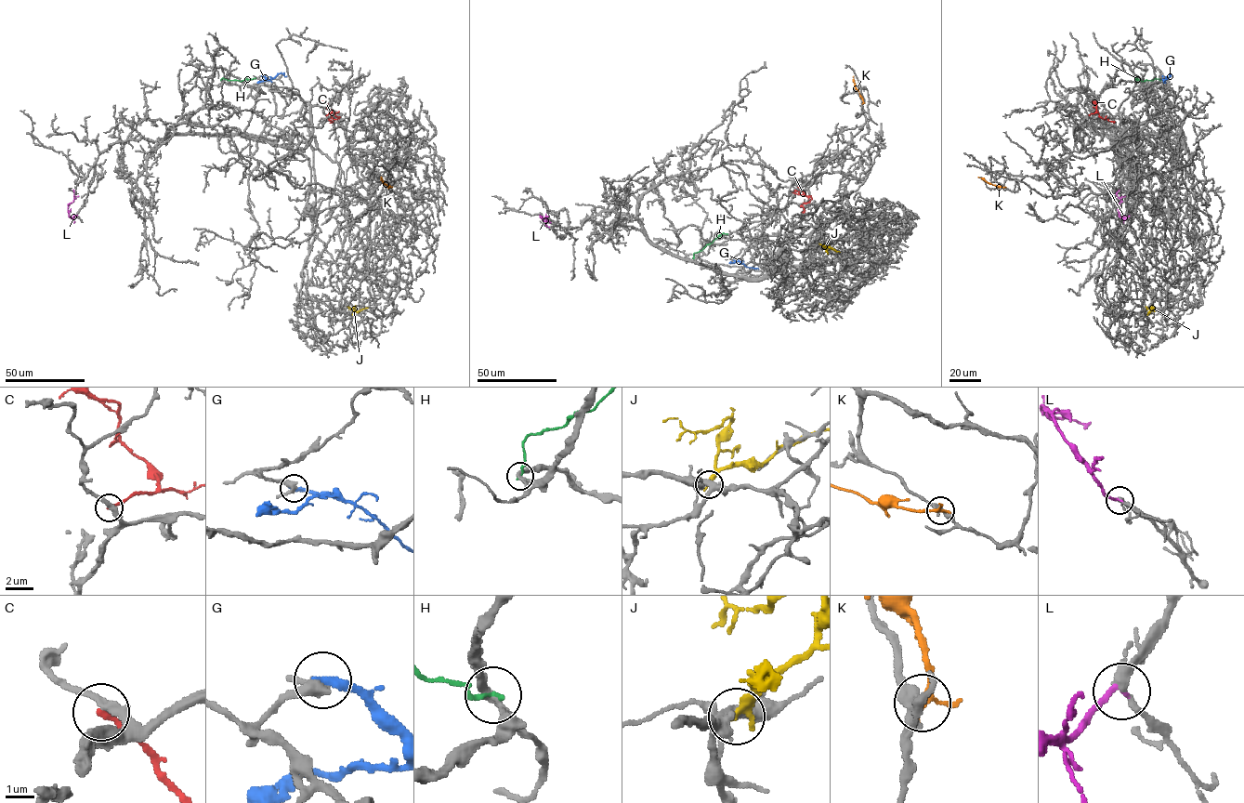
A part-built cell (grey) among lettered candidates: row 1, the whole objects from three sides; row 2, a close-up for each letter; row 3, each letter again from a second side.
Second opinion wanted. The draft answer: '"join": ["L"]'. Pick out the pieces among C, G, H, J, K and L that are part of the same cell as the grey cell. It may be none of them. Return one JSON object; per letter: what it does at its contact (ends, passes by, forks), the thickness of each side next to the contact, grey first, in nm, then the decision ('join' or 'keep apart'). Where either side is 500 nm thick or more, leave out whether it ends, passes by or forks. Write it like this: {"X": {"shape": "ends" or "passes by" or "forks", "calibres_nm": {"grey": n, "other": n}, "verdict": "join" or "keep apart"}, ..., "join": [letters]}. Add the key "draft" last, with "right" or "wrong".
{"C": {"shape": "ends", "calibres_nm": {"grey": 280, "other": 200}, "verdict": "keep apart"}, "G": {"shape": "ends", "calibres_nm": {"grey": 340, "other": 320}, "verdict": "keep apart"}, "H": {"shape": "ends", "calibres_nm": {"grey": 320, "other": 200}, "verdict": "keep apart"}, "J": {"shape": "ends", "calibres_nm": {"grey": 360, "other": 360}, "verdict": "keep apart"}, "K": {"shape": "passes by", "calibres_nm": {"grey": 260, "other": 190}, "verdict": "keep apart"}, "L": {"shape": "ends", "calibres_nm": {"grey": 280, "other": 200}, "verdict": "join"}, "join": ["L"], "draft": "right"}

